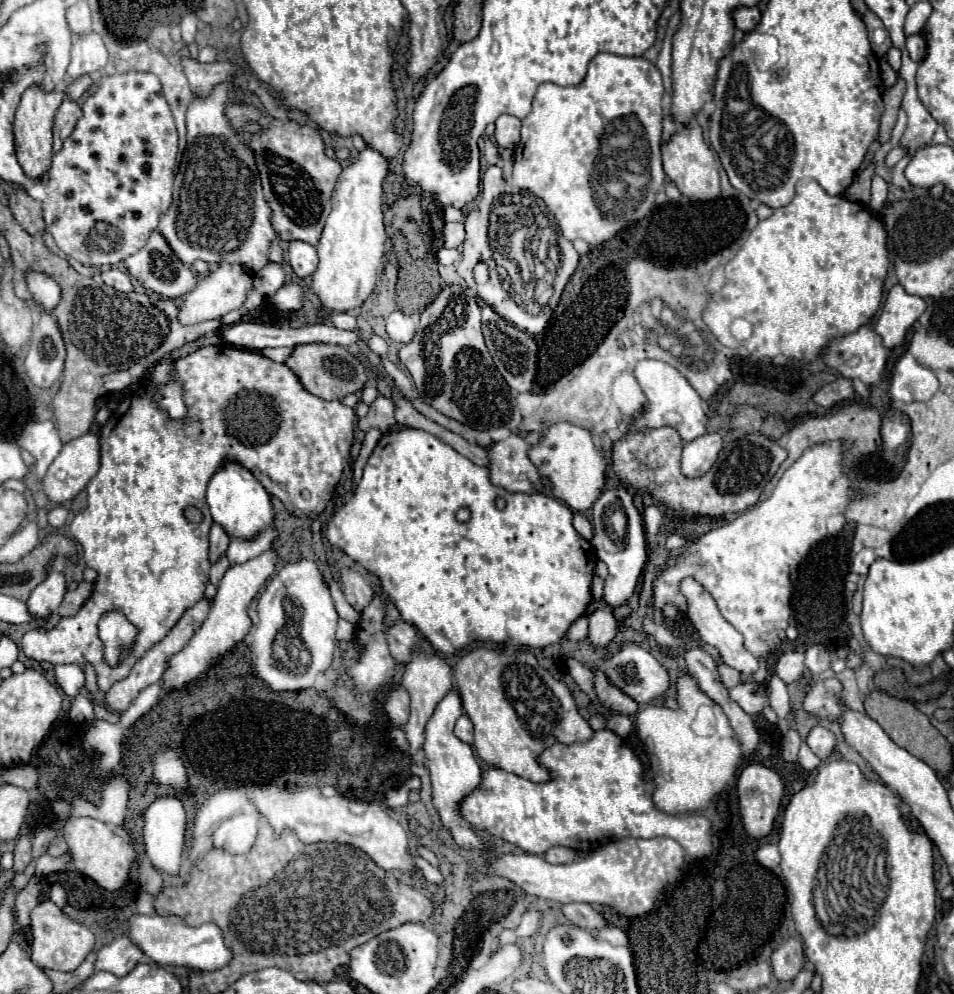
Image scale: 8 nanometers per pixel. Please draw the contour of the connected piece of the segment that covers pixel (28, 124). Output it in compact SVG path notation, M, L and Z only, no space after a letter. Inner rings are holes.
M32 86L24 92L20 106L16 110L16 122L14 122L14 136L16 136L16 156L20 166L24 168L24 174L32 180L40 180L48 174L52 164L52 124L54 114L58 106L62 104L64 94L62 92L42 92L40 88Z

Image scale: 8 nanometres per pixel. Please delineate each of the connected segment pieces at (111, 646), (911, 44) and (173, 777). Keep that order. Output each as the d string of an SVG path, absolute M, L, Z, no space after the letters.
M110 612L108 616L104 616L98 628L104 642L106 662L114 666L120 660L120 648L128 648L134 642L136 628L120 612Z
M920 34L908 36L906 46L908 46L908 52L910 52L910 58L912 58L912 60L916 60L916 62L922 62L922 60L924 60L927 52L927 43Z
M174 750L154 754L154 780L174 788L186 788L186 768Z

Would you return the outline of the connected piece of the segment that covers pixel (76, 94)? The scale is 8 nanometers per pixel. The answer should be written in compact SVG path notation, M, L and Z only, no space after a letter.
M80 76L80 78L76 78L76 80L72 80L66 88L64 88L64 94L66 94L66 98L68 100L74 100L74 102L78 102L80 98L82 98L82 94L88 90L92 86L92 80L90 80L90 76Z

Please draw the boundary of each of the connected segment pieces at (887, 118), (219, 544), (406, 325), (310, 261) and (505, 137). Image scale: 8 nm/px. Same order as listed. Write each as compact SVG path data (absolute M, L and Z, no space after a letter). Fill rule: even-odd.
M898 80L894 86L890 86L884 92L884 114L880 118L878 142L888 142L890 140L890 134L892 134L892 128L894 128L894 122L896 122L896 116L898 116L898 110L902 106L904 92L906 92L906 82L904 80Z
M212 524L212 530L210 530L210 562L216 562L218 556L226 552L228 542L230 542L228 532L220 524Z
M400 310L392 312L388 316L388 322L386 322L386 330L388 330L388 336L394 340L394 342L410 342L412 340L412 334L416 332L416 322L412 316L408 314L402 314Z
M290 242L288 248L288 262L292 266L292 270L296 272L298 278L306 278L312 276L312 272L318 266L318 254L316 248L312 244L306 242Z
M502 114L496 120L496 142L502 148L514 148L520 142L520 126L522 122L516 116Z

